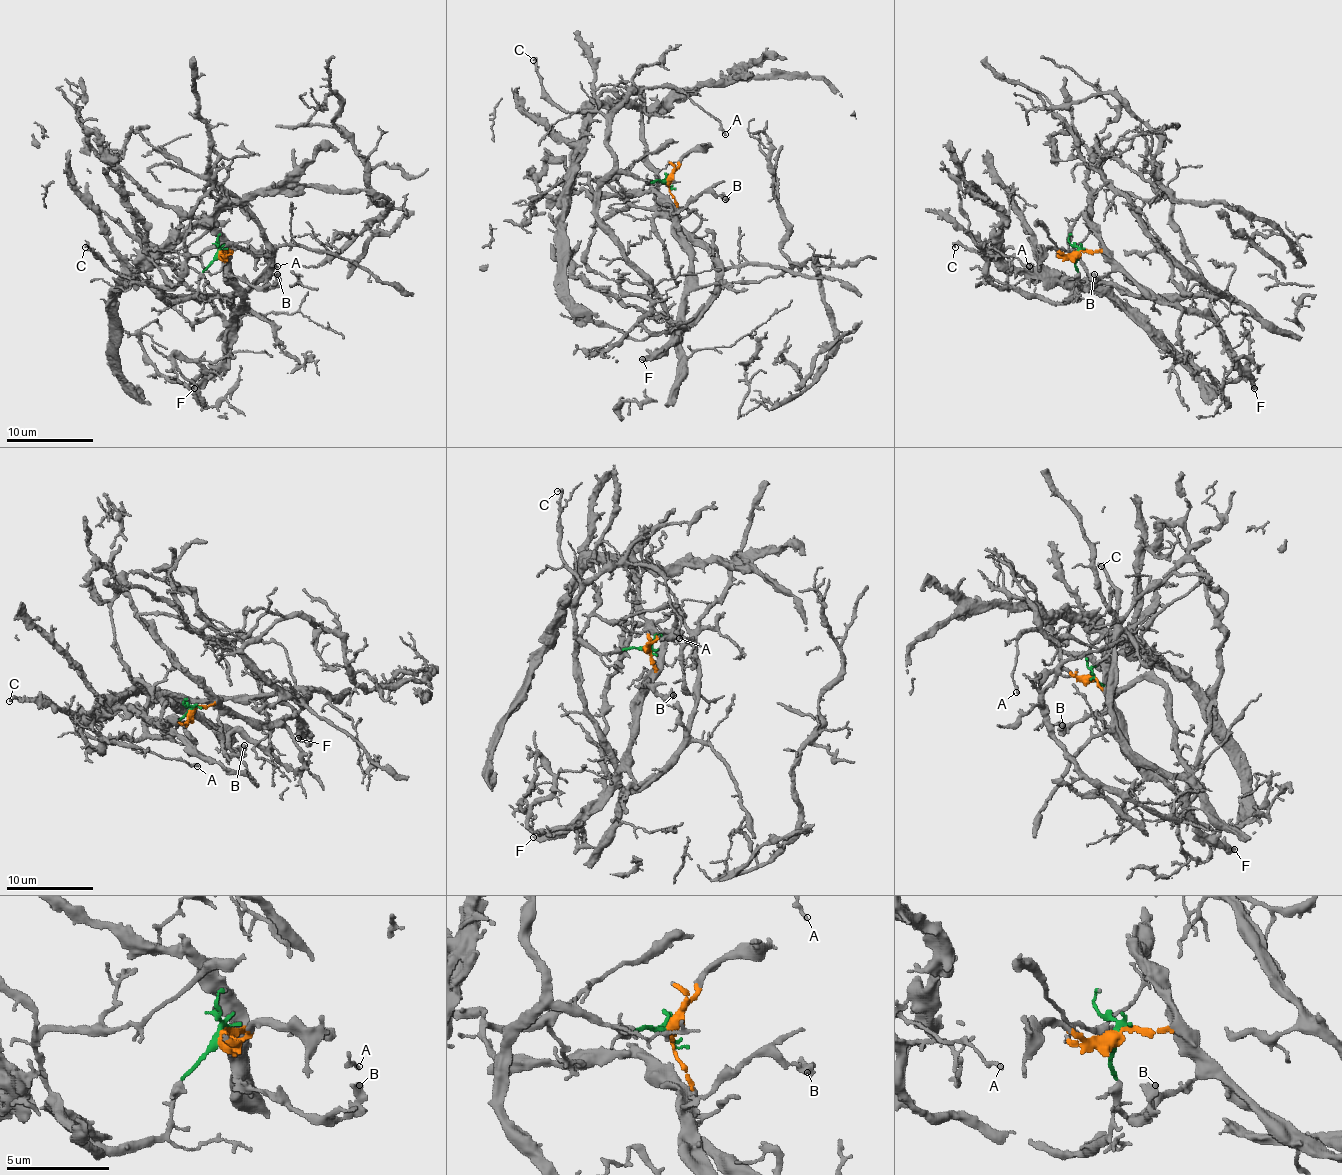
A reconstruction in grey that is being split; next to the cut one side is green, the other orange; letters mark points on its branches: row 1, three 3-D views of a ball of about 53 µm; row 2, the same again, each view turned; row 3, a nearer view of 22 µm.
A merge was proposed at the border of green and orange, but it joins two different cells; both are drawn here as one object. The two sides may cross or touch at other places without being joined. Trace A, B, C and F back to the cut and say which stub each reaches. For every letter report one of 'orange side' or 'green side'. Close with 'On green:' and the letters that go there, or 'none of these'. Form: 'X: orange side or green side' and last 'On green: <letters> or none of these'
A: green side
B: orange side
C: green side
F: orange side
On green: A, C

